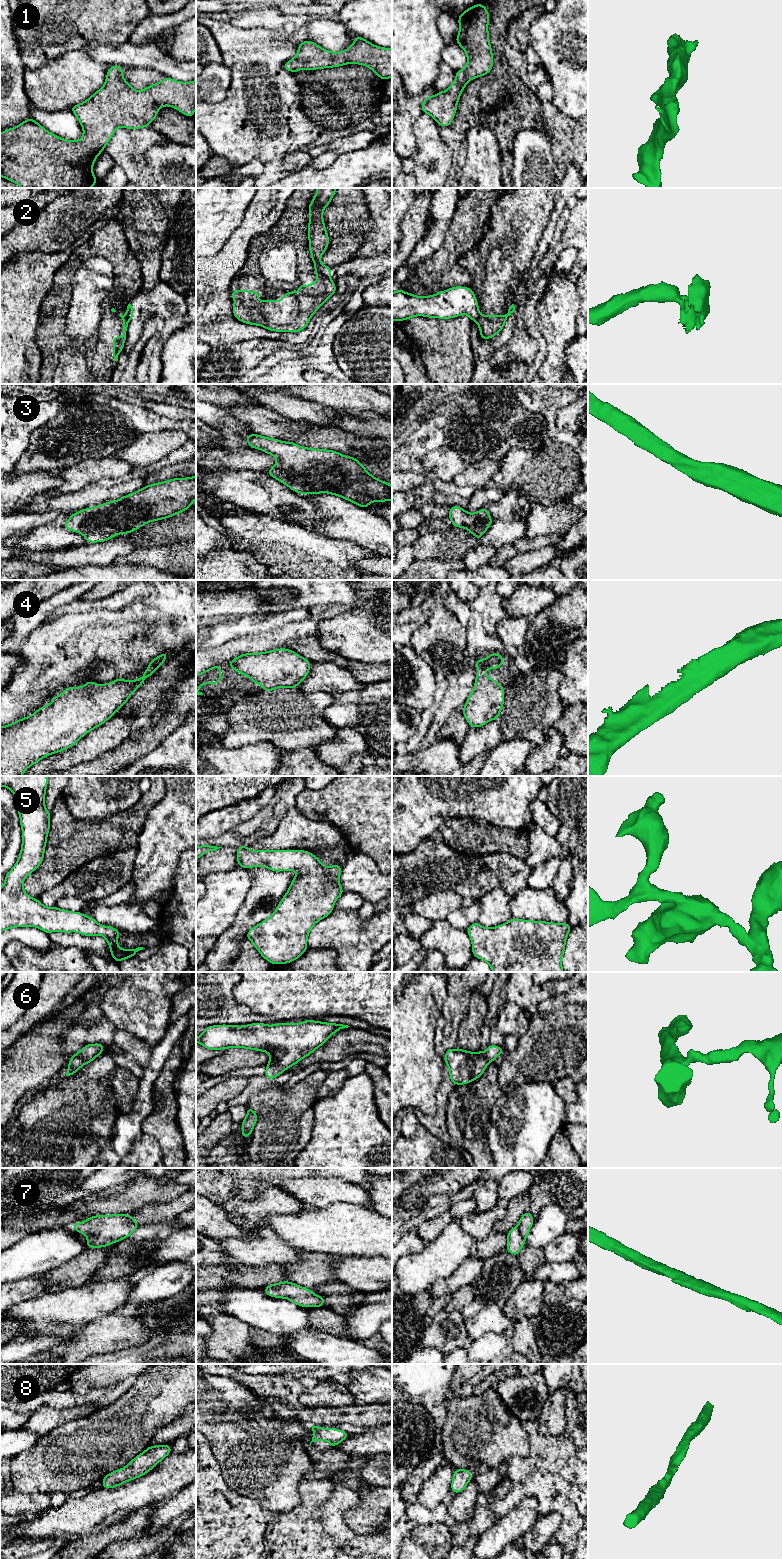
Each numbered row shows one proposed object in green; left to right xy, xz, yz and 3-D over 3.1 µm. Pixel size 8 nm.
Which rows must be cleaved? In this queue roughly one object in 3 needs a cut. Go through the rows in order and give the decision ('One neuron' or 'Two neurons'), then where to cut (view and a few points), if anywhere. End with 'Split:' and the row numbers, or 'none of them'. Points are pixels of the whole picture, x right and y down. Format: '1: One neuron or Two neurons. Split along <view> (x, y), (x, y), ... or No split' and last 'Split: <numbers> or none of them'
1: One neuron. No split
2: Two neurons. Split along xz (315, 267), (328, 278)
3: One neuron. No split
4: One neuron. No split
5: One neuron. No split
6: One neuron. No split
7: One neuron. No split
8: One neuron. No split
Split: 2

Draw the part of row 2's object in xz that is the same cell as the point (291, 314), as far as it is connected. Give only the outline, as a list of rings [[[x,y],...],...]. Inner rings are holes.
[[[316,268],[314,273],[318,278],[317,282],[311,282],[309,286],[298,284],[300,292],[284,293],[282,300],[258,301],[257,298],[261,293],[257,291],[234,290],[230,292],[231,298],[236,300],[232,305],[234,317],[242,323],[262,326],[269,331],[294,333],[302,331],[307,327],[315,312],[336,293],[336,285],[332,279],[320,273]]]

